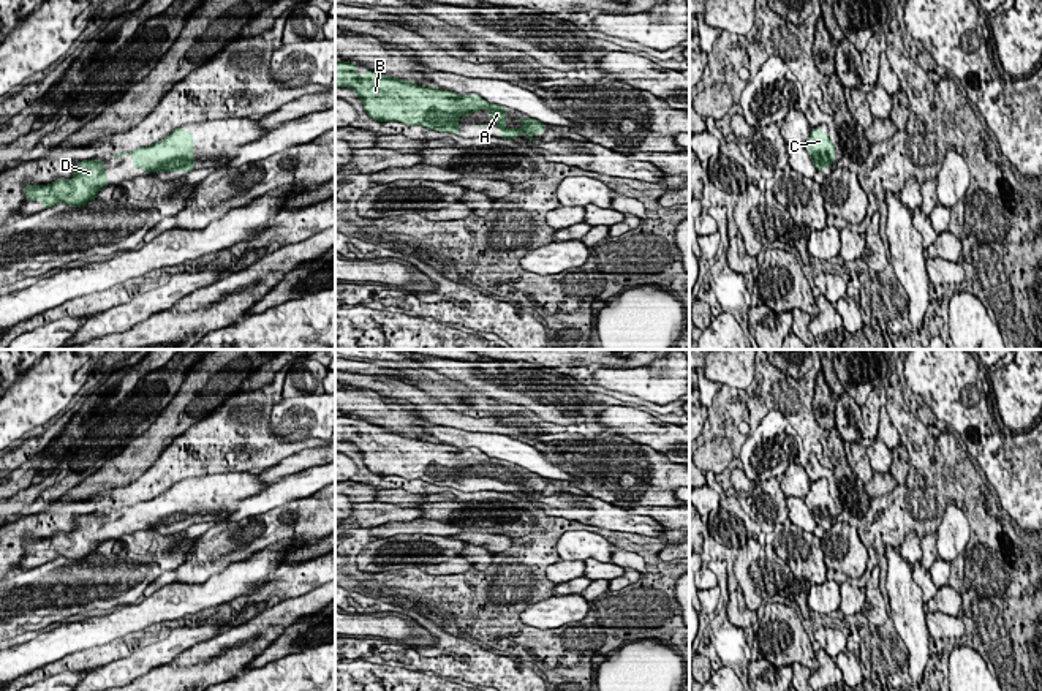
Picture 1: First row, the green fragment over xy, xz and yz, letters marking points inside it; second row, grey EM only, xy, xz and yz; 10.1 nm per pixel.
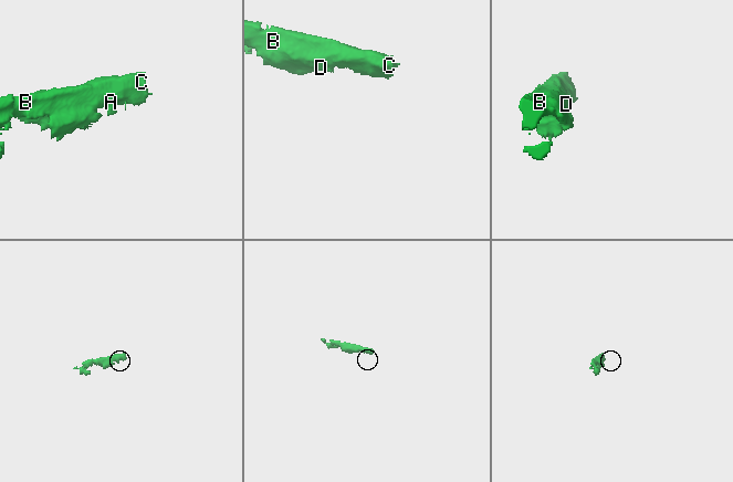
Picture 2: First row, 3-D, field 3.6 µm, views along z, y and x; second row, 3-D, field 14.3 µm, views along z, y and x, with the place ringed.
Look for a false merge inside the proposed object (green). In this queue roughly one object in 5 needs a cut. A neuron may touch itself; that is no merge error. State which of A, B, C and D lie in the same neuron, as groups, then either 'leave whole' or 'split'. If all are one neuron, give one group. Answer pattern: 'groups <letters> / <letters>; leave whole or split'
groups A B C D; leave whole

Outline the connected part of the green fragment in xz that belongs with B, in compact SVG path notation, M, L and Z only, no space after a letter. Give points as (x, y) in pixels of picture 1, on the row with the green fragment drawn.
M335 62L335 87L346 87L356 92L356 96L362 100L364 111L368 117L378 122L400 122L408 126L421 125L427 130L435 130L441 133L452 133L459 136L459 117L471 115L479 109L490 111L490 122L496 122L500 130L500 138L515 139L519 134L525 134L525 139L538 139L536 136L544 130L547 131L546 123L536 119L520 119L522 128L506 128L506 106L498 106L482 100L479 95L457 95L449 90L417 85L413 81L387 77L378 71L368 71L365 68L364 76L357 76L357 65L348 62Z

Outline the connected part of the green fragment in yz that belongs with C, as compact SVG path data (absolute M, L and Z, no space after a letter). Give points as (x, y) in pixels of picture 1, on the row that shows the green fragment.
M817 126L811 128L806 139L806 150L813 160L816 171L822 172L830 163L835 163L835 147L829 134L824 134Z

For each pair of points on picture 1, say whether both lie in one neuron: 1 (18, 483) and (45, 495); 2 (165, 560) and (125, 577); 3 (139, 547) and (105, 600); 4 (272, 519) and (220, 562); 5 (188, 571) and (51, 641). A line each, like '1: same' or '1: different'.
1: different
2: same
3: same
4: same
5: different

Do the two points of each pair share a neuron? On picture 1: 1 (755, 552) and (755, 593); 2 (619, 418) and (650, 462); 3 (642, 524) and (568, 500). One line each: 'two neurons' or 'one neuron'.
1: one neuron
2: two neurons
3: one neuron

